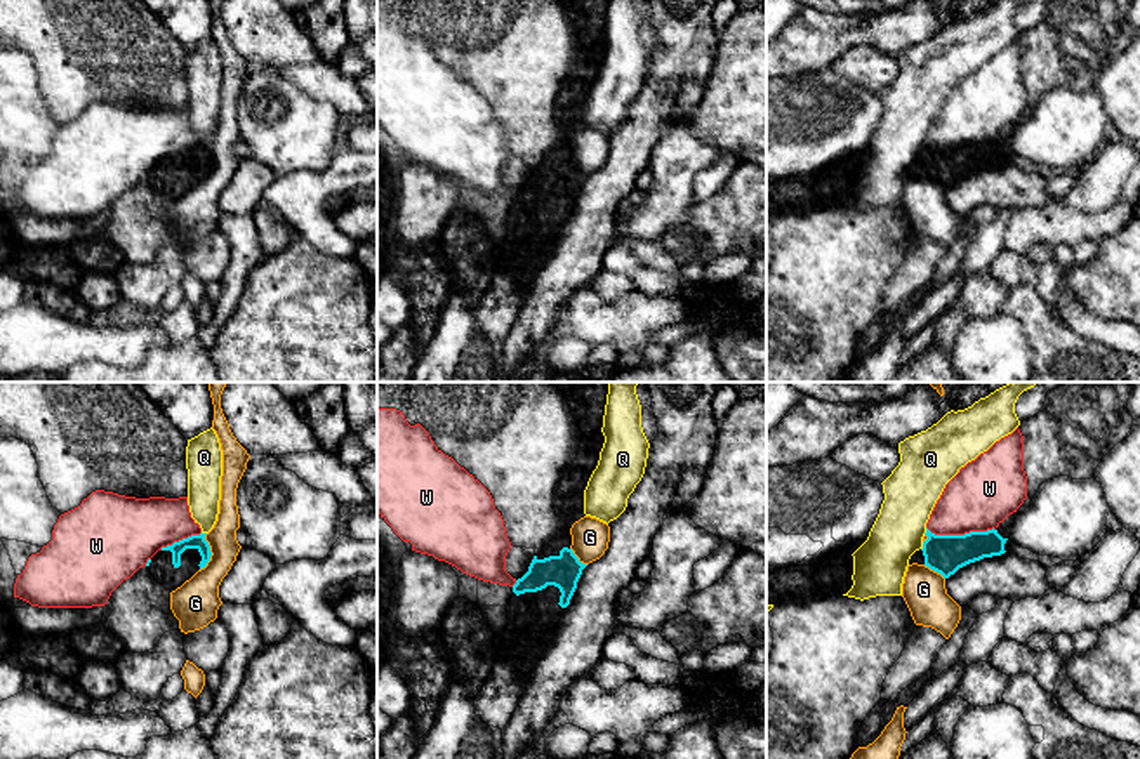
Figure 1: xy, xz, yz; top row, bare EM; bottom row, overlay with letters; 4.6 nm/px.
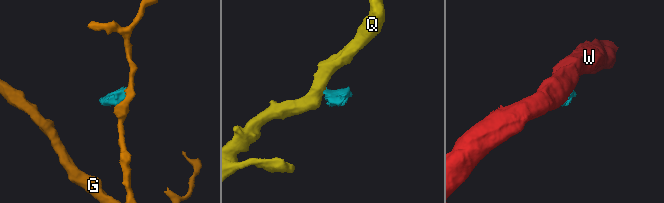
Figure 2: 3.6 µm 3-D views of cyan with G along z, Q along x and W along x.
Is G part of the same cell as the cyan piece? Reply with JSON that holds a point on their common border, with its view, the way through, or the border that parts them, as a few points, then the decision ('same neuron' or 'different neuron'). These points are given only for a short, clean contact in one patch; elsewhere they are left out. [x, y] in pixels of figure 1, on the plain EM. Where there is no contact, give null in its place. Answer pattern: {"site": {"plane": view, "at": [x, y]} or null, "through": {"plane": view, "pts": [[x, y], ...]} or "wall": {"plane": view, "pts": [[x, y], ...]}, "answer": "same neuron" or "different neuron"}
{"site": {"plane": "xy", "at": [211, 164]}, "wall": {"plane": "xy", "pts": [[207, 145], [205, 151], [211, 171], [200, 181]]}, "answer": "different neuron"}

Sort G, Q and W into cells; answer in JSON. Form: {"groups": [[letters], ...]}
{"groups": [["G"], ["Q"], ["W"]]}

